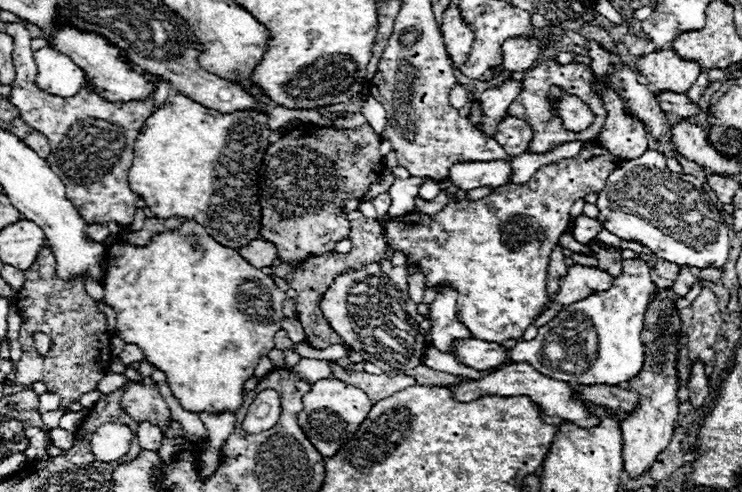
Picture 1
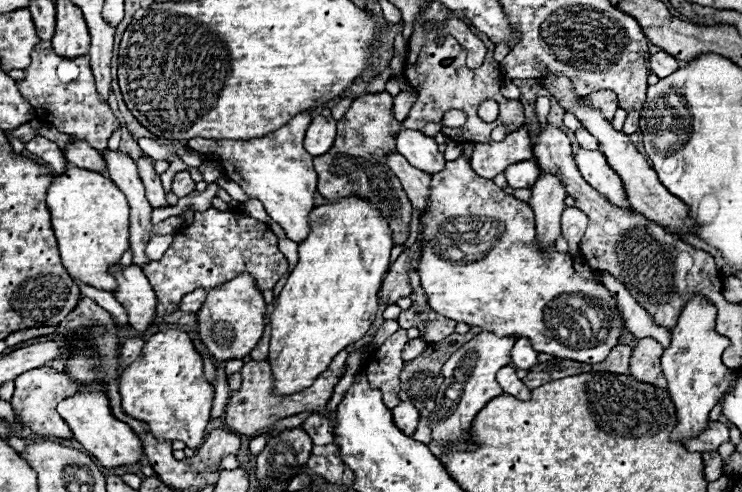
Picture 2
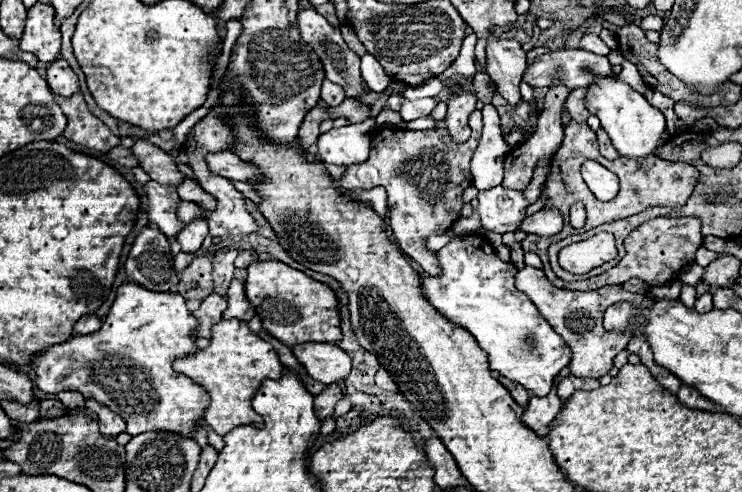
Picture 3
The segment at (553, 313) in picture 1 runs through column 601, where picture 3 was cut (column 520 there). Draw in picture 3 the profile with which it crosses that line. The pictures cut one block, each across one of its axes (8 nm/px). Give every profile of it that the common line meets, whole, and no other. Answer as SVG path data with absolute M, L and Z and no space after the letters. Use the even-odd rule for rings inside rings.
M524 266L522 270L518 270L516 274L516 288L520 292L524 292L540 310L540 314L548 320L548 324L552 324L552 328L566 340L566 344L572 348L572 362L570 362L570 370L572 376L604 376L608 374L608 370L612 368L612 360L618 352L622 352L628 344L628 336L622 336L618 332L606 332L602 326L602 312L622 300L630 300L636 306L650 306L652 298L642 296L642 294L632 294L626 290L620 290L618 286L604 286L598 290L590 290L590 292L576 292L576 290L562 290L556 288L544 274L544 270L540 268L532 268L532 266Z

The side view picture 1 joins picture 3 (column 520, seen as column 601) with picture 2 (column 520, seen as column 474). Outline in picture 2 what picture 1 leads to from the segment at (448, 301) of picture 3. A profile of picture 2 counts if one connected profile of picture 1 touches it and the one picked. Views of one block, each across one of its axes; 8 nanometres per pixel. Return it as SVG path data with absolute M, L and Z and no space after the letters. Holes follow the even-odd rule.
M518 338L516 344L512 346L510 360L512 360L512 364L516 368L528 370L528 368L532 368L538 362L538 352L532 348L532 344L530 344L528 338Z

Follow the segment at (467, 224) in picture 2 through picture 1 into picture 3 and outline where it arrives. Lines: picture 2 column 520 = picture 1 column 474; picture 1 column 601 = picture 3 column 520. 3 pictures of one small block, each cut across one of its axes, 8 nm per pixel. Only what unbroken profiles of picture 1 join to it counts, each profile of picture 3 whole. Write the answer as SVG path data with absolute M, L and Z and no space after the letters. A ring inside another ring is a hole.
M556 84L556 86L552 86L548 90L548 94L544 98L544 108L542 108L542 112L538 116L536 132L520 148L514 148L504 160L504 180L502 180L502 184L506 188L524 190L530 184L530 180L534 176L534 168L538 166L538 162L544 160L544 158L552 158L558 152L558 148L560 148L562 140L564 140L564 130L562 130L562 120L560 120L562 112L560 110L562 110L562 102L566 100L566 96L568 96L568 88L564 88L564 86Z

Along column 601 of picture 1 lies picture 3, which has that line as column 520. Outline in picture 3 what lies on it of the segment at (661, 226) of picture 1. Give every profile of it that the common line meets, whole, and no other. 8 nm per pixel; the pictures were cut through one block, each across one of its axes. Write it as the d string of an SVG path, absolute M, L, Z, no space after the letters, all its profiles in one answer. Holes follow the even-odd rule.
M490 188L478 194L478 216L484 230L492 230L498 234L518 230L524 220L524 208L528 202L522 198L522 192L510 188Z

